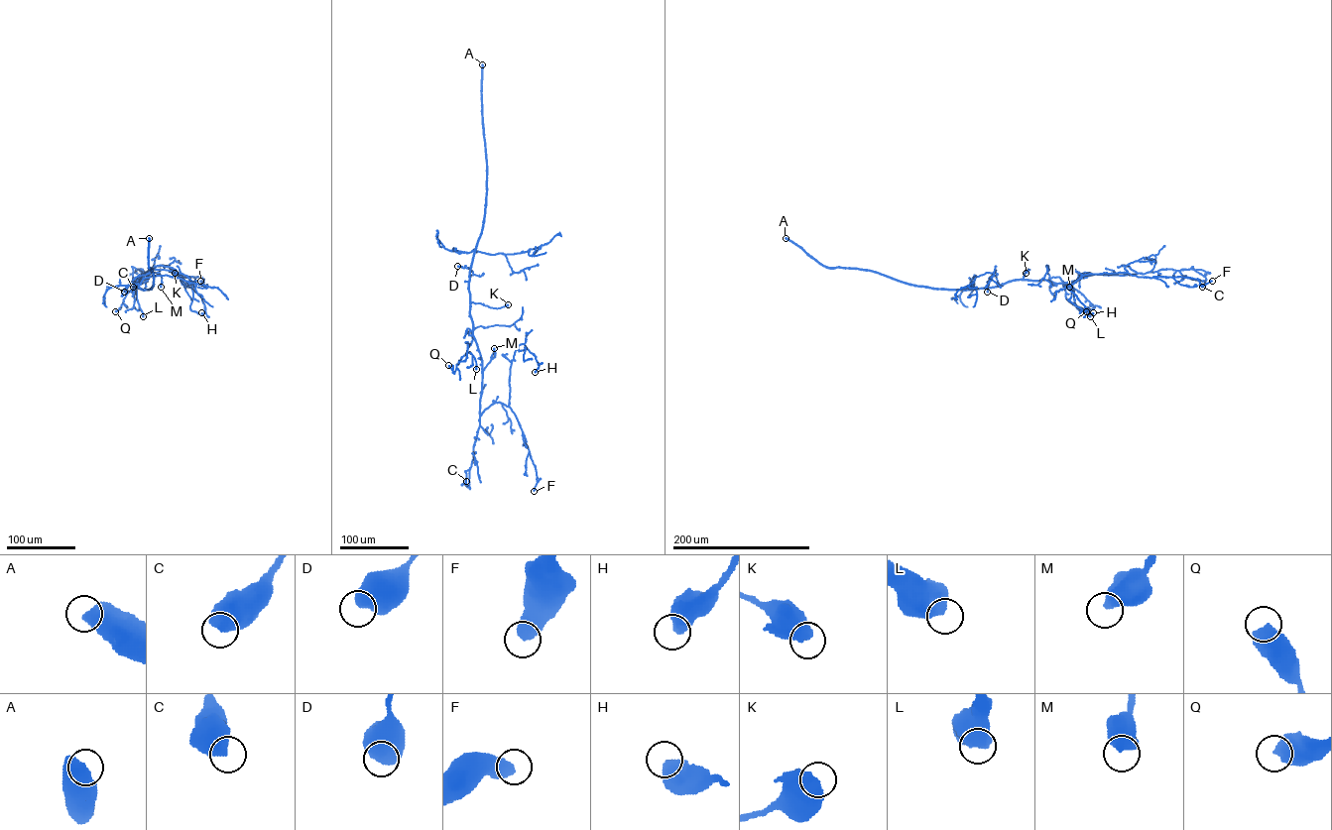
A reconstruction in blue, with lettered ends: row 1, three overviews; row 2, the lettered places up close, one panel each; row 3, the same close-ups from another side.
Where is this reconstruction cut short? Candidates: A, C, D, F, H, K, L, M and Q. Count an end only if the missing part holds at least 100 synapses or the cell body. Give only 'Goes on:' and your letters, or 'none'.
Goes on: A

